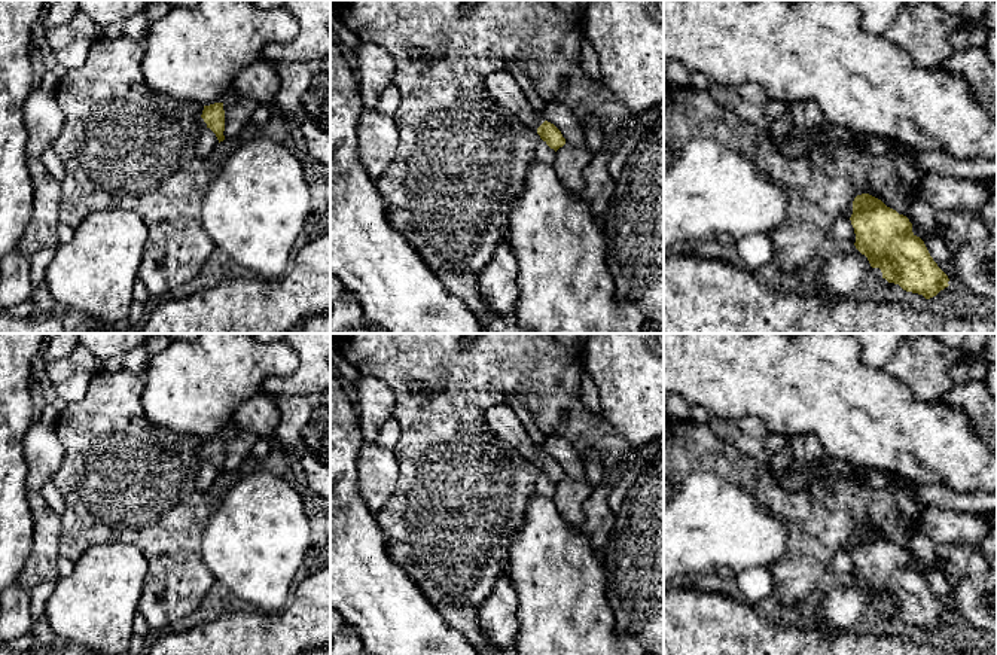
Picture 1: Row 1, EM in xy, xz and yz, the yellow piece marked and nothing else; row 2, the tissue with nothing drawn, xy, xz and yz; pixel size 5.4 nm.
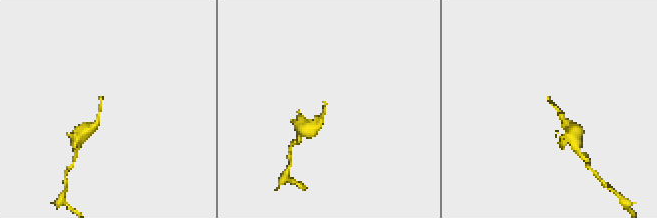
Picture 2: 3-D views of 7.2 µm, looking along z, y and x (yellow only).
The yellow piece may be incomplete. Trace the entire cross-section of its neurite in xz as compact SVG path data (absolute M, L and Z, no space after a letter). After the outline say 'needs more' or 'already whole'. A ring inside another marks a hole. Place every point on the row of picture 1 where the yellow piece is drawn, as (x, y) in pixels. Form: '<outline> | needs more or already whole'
M497 70L485 79L490 95L504 109L516 113L555 152L565 144L561 131L531 107L519 83L507 70Z | needs more

